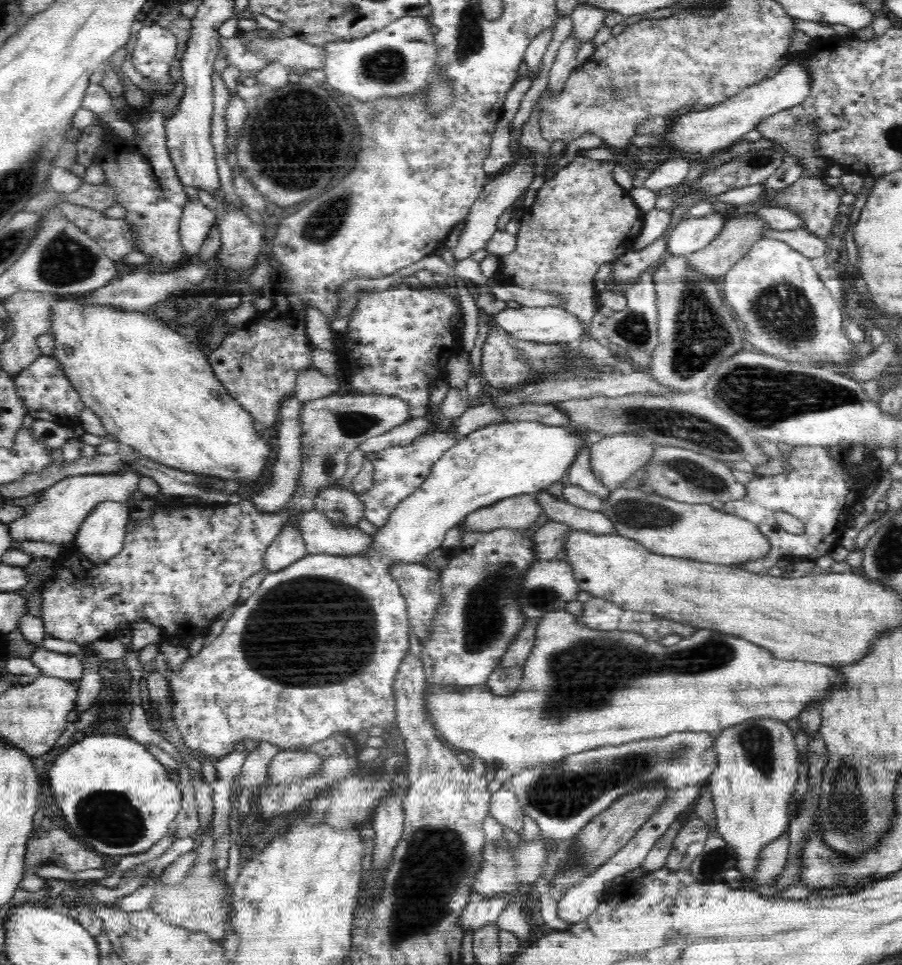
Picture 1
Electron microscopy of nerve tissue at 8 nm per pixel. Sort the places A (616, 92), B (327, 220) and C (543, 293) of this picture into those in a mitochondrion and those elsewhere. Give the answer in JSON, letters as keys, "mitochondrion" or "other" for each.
{"A":"mitochondrion","B":"mitochondrion","C":"other"}

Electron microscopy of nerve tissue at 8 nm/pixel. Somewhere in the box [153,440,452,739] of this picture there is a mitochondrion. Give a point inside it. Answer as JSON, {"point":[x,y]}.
{"point":[298,634]}

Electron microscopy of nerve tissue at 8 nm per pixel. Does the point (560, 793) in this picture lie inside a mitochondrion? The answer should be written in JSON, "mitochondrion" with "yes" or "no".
{"mitochondrion":"yes"}

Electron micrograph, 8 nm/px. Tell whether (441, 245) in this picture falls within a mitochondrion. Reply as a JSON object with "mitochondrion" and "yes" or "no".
{"mitochondrion":"no"}

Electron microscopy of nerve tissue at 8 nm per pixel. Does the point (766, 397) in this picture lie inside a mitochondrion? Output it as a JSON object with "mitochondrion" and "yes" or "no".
{"mitochondrion":"yes"}

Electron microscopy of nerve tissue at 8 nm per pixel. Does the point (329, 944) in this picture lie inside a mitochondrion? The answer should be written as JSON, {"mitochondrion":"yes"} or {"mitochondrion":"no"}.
{"mitochondrion":"no"}

